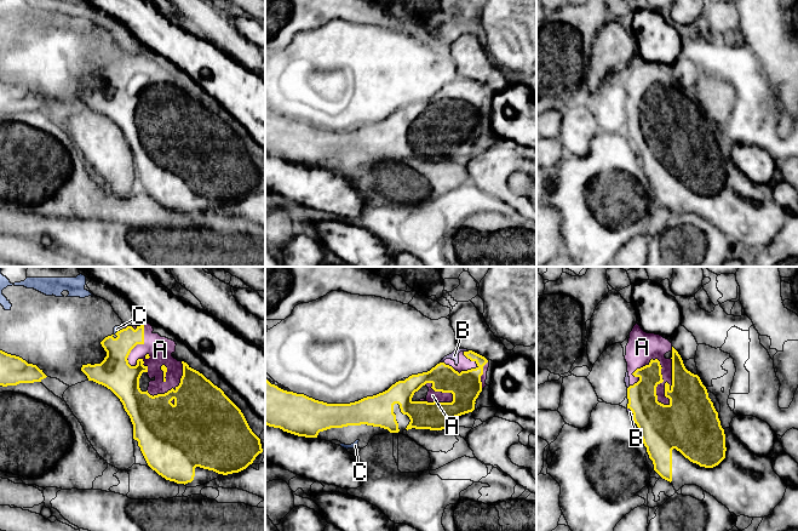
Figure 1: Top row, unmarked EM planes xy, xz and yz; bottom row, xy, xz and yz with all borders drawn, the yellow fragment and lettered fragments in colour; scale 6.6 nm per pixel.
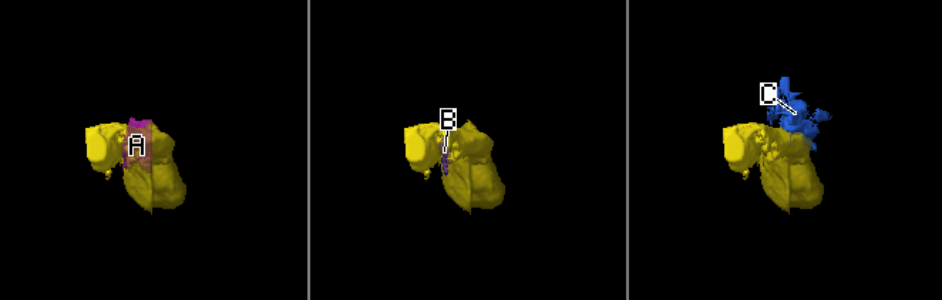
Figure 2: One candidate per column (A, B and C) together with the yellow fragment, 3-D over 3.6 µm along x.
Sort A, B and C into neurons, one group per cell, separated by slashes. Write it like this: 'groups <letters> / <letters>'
groups A B / C

